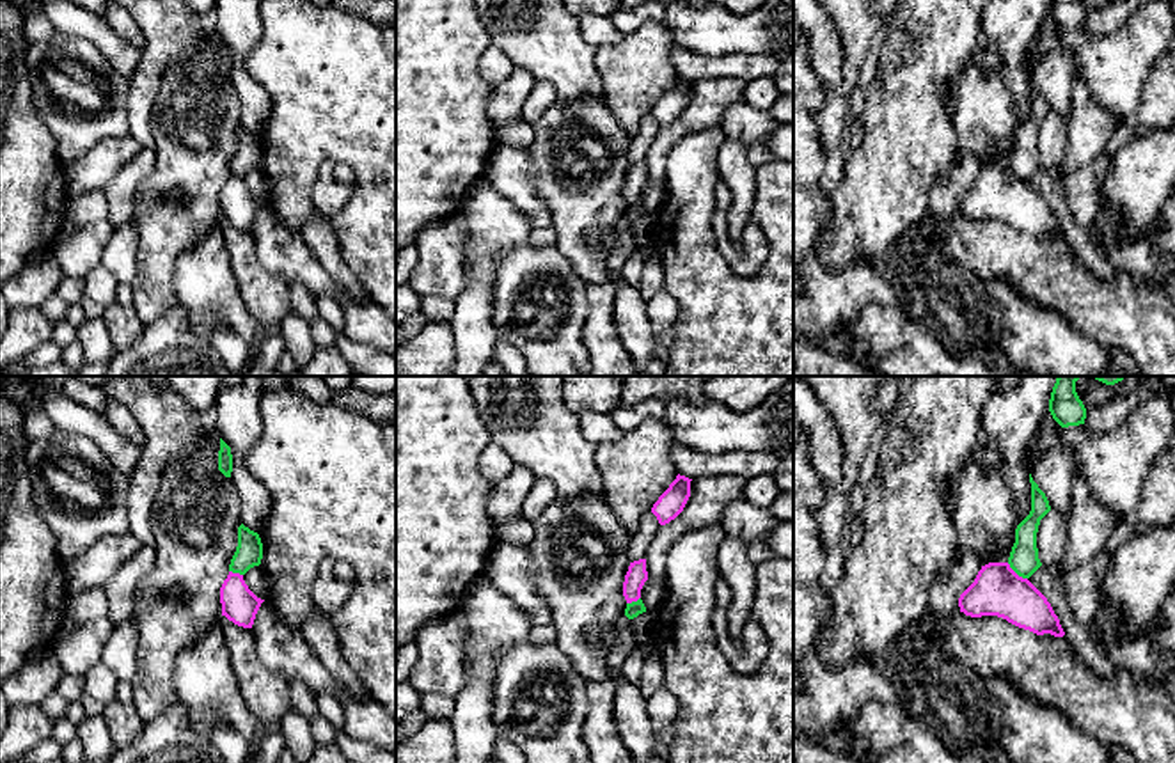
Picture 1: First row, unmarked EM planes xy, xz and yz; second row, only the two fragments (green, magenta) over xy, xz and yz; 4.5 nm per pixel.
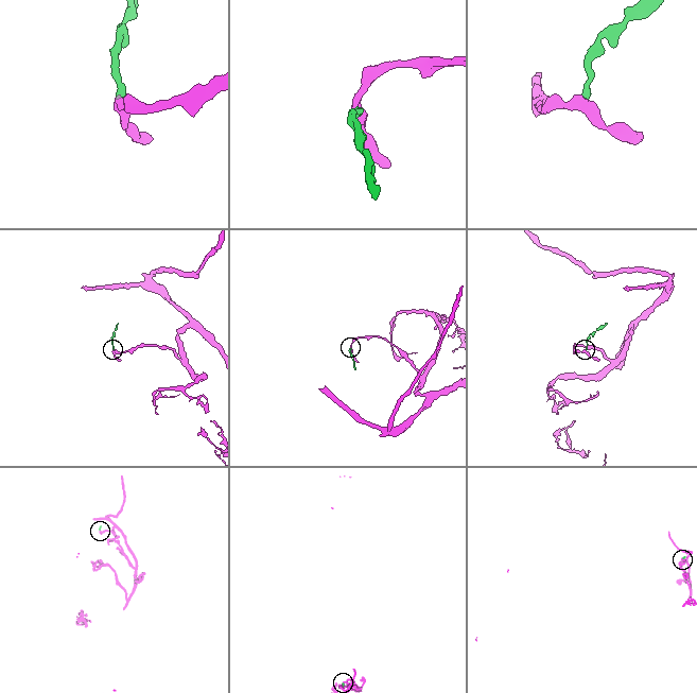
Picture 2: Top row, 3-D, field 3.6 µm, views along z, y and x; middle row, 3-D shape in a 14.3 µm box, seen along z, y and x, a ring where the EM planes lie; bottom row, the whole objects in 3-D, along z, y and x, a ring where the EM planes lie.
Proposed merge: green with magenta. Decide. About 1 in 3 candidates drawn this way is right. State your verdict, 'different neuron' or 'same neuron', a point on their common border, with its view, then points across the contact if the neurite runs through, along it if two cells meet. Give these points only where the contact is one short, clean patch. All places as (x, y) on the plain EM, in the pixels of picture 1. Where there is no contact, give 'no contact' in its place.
different neuron; contact yz (1017, 176); border yz (1007, 165), (1026, 181)

